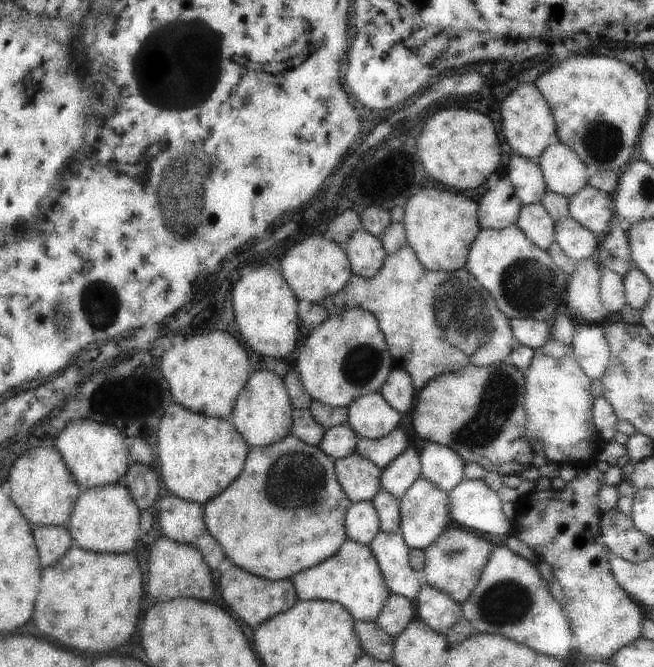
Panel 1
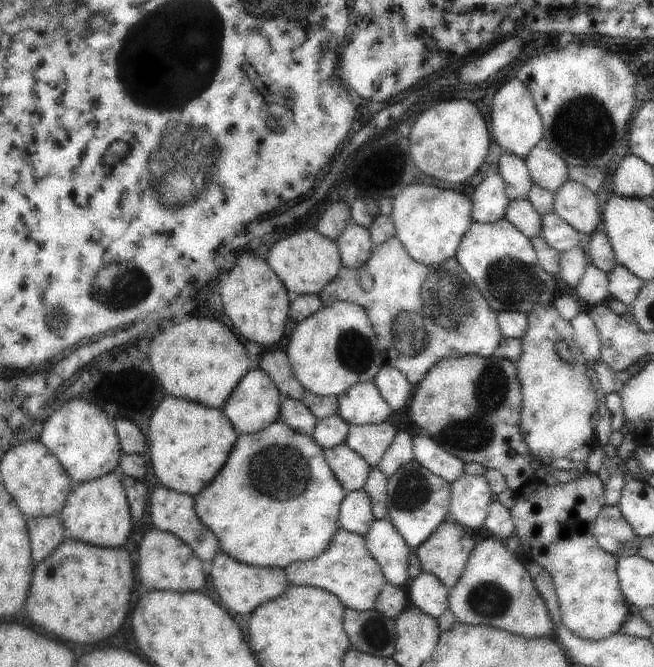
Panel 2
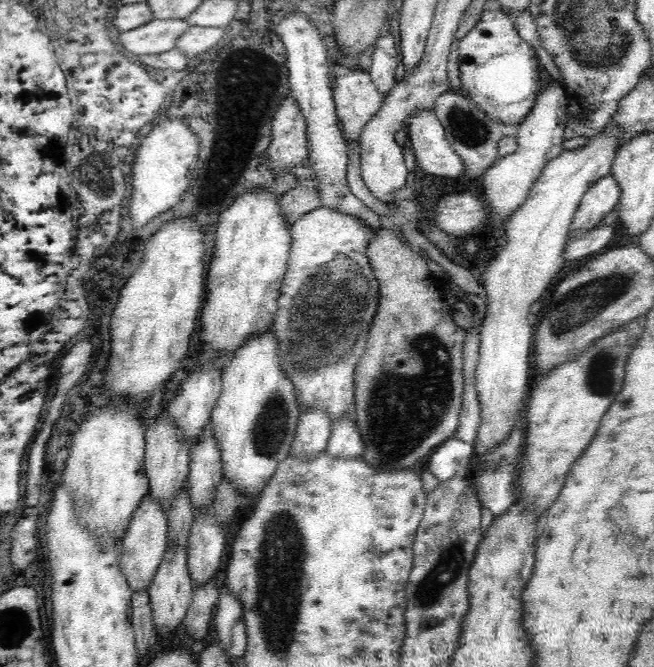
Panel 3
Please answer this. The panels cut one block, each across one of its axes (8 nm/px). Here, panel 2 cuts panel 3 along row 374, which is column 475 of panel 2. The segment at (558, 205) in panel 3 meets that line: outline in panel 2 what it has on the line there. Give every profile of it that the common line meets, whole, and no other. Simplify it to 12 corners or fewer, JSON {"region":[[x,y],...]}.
{"region":[[483,476],[452,483],[452,520],[477,532],[492,502]]}

